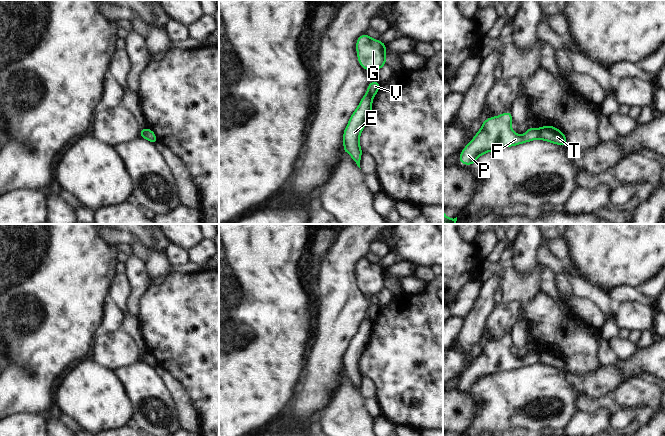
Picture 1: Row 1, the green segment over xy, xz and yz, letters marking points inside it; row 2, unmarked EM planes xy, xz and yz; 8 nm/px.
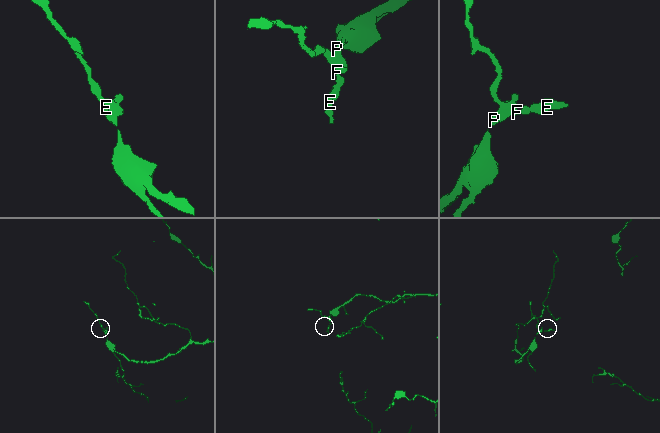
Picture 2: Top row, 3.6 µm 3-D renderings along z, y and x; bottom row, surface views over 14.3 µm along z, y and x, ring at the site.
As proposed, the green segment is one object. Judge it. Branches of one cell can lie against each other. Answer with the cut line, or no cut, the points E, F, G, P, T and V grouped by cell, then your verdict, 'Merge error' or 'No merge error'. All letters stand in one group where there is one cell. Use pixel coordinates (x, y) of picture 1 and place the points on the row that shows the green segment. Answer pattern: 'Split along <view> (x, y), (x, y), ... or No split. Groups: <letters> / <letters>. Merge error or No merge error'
Split along yz (538, 129), (541, 137). Groups: E T / F G P V. Merge error.

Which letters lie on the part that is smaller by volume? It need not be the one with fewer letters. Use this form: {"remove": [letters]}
{"remove": ["E", "T"]}

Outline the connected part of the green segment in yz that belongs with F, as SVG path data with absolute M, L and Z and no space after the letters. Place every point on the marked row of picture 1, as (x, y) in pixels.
M511 112L486 119L485 122L482 123L480 131L462 150L460 163L472 165L480 155L489 151L495 151L501 147L519 145L541 138L539 129L535 128L528 128L523 136L518 135L512 130L510 126L511 122Z

